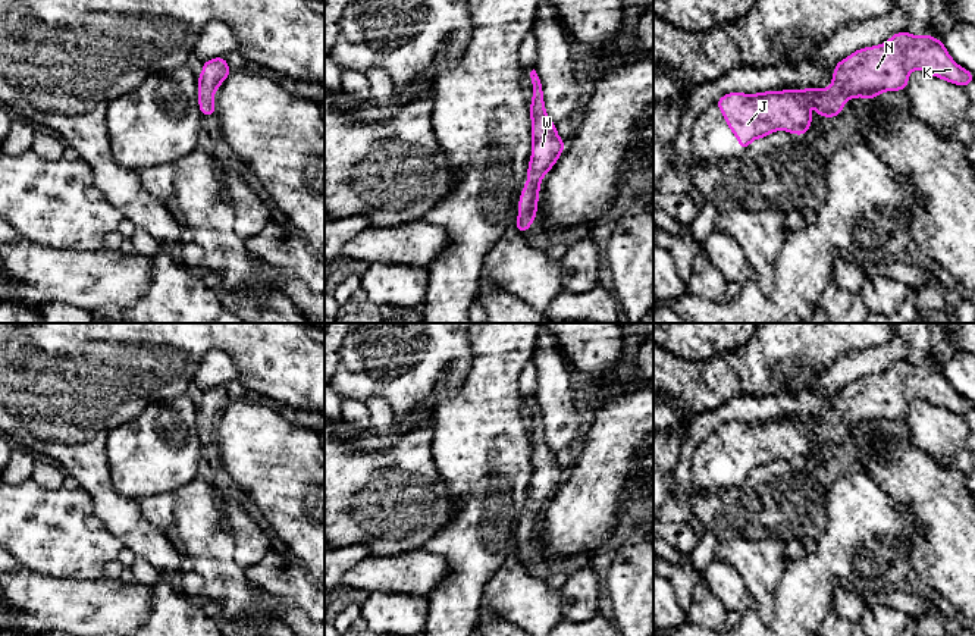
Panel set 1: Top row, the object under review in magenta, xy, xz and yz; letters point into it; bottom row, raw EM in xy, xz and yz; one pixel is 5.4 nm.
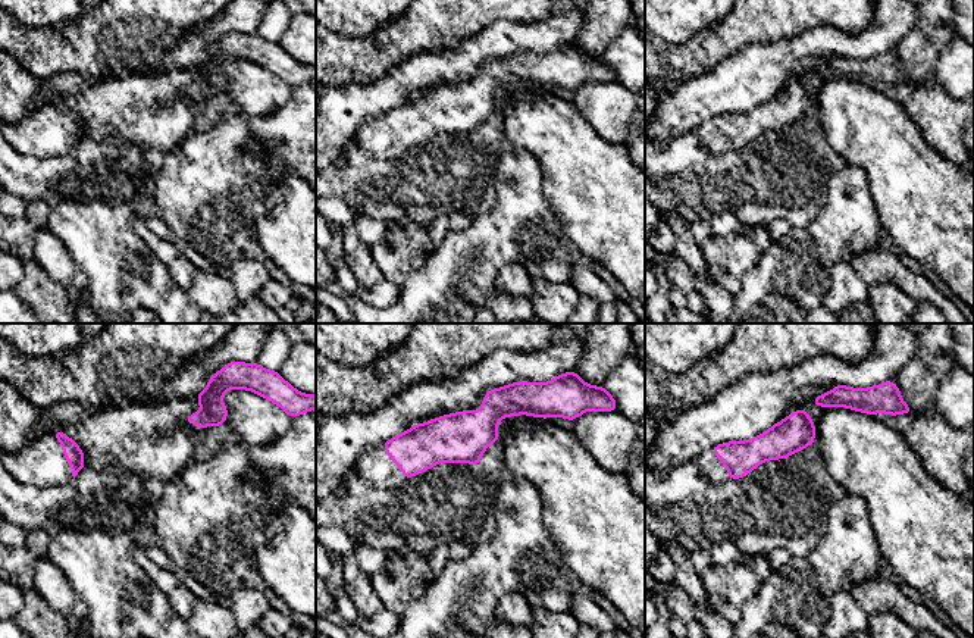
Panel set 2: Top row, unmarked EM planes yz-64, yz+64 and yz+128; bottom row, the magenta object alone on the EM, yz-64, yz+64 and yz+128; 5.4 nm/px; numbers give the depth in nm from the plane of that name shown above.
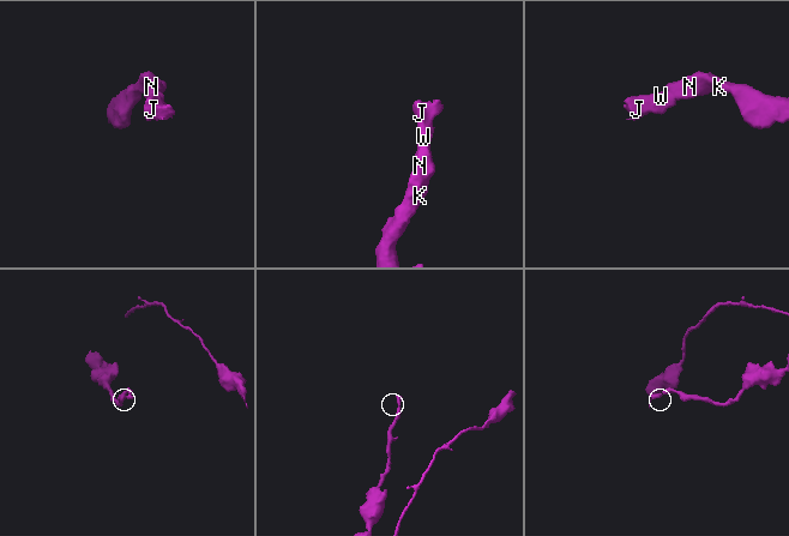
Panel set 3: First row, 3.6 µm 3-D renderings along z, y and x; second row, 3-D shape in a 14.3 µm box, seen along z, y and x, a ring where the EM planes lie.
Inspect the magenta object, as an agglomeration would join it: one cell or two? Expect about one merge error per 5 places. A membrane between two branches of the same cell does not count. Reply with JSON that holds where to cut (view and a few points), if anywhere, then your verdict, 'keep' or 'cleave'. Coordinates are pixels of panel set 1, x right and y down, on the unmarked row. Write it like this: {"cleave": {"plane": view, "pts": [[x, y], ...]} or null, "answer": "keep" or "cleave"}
{"cleave": null, "answer": "keep"}

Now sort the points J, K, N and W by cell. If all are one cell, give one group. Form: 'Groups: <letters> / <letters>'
Groups: J K N W

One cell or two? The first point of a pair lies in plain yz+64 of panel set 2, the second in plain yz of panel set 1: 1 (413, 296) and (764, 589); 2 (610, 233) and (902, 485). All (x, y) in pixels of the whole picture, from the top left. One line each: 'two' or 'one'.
1: two
2: one

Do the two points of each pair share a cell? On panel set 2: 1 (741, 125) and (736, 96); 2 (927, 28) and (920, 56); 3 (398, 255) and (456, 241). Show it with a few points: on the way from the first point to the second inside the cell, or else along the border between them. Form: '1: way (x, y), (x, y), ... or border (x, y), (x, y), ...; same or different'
1: border (770, 97), (751, 109), (729, 110), (704, 119); different
2: way (927, 36), (920, 49); same
3: border (425, 262), (407, 277), (401, 288); different

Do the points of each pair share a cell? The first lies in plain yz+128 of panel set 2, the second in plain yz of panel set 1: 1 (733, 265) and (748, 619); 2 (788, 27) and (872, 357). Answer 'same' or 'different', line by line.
1: different
2: different

